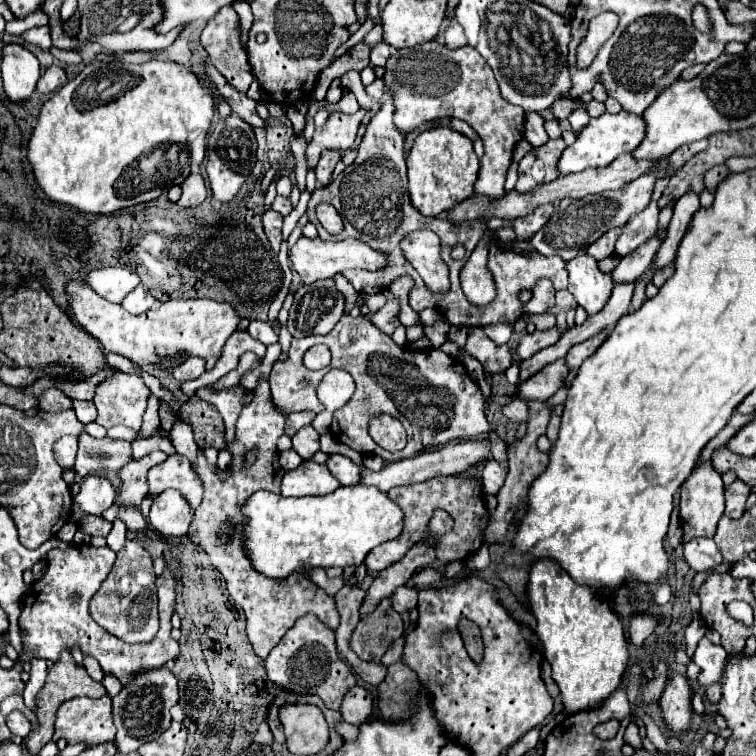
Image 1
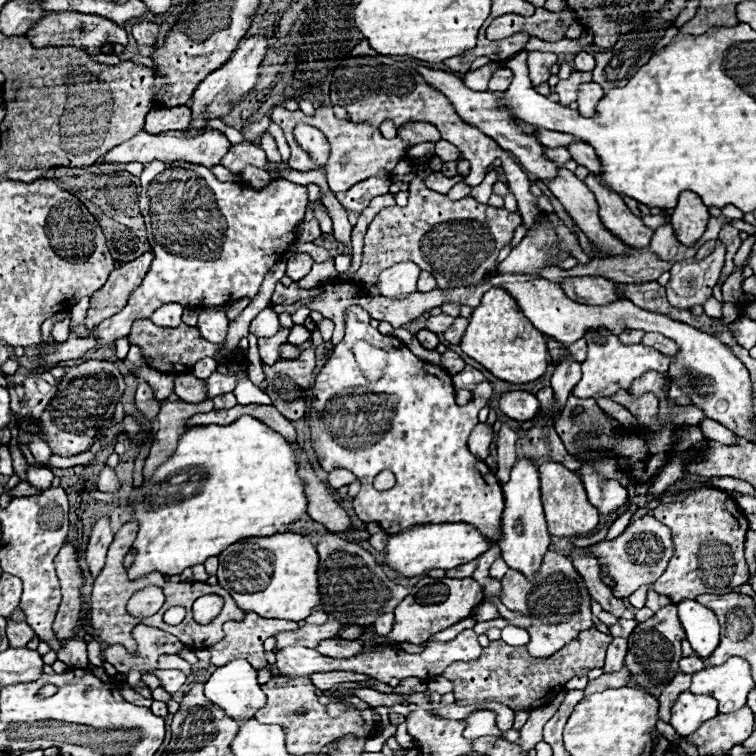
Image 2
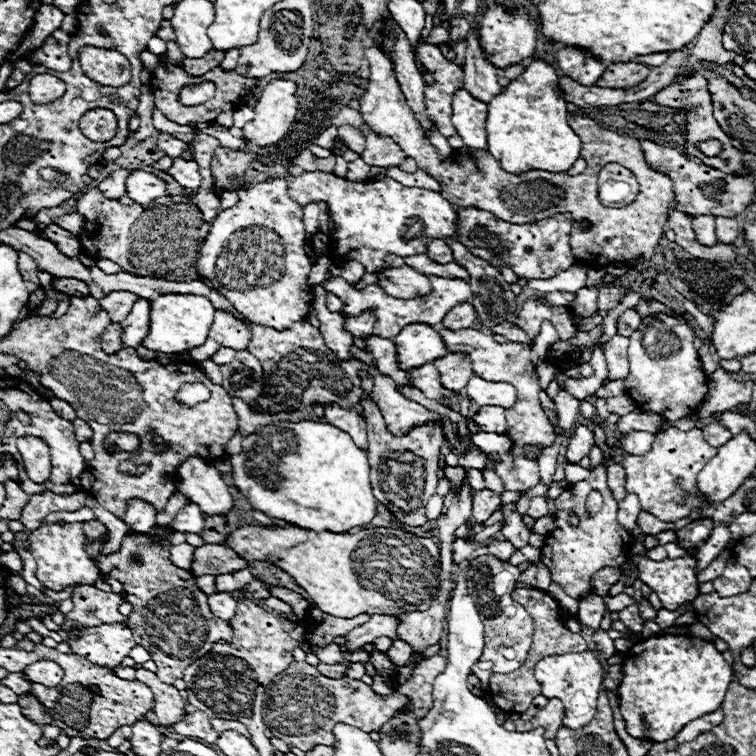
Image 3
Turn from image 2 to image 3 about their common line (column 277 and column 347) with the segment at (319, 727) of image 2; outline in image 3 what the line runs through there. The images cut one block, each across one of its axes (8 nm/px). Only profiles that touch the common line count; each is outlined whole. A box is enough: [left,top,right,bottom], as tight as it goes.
[264,662,410,752]

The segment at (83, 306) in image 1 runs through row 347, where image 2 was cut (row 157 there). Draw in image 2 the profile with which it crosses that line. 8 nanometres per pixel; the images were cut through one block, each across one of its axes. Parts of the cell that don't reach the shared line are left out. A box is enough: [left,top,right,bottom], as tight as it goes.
[102,130,232,168]

